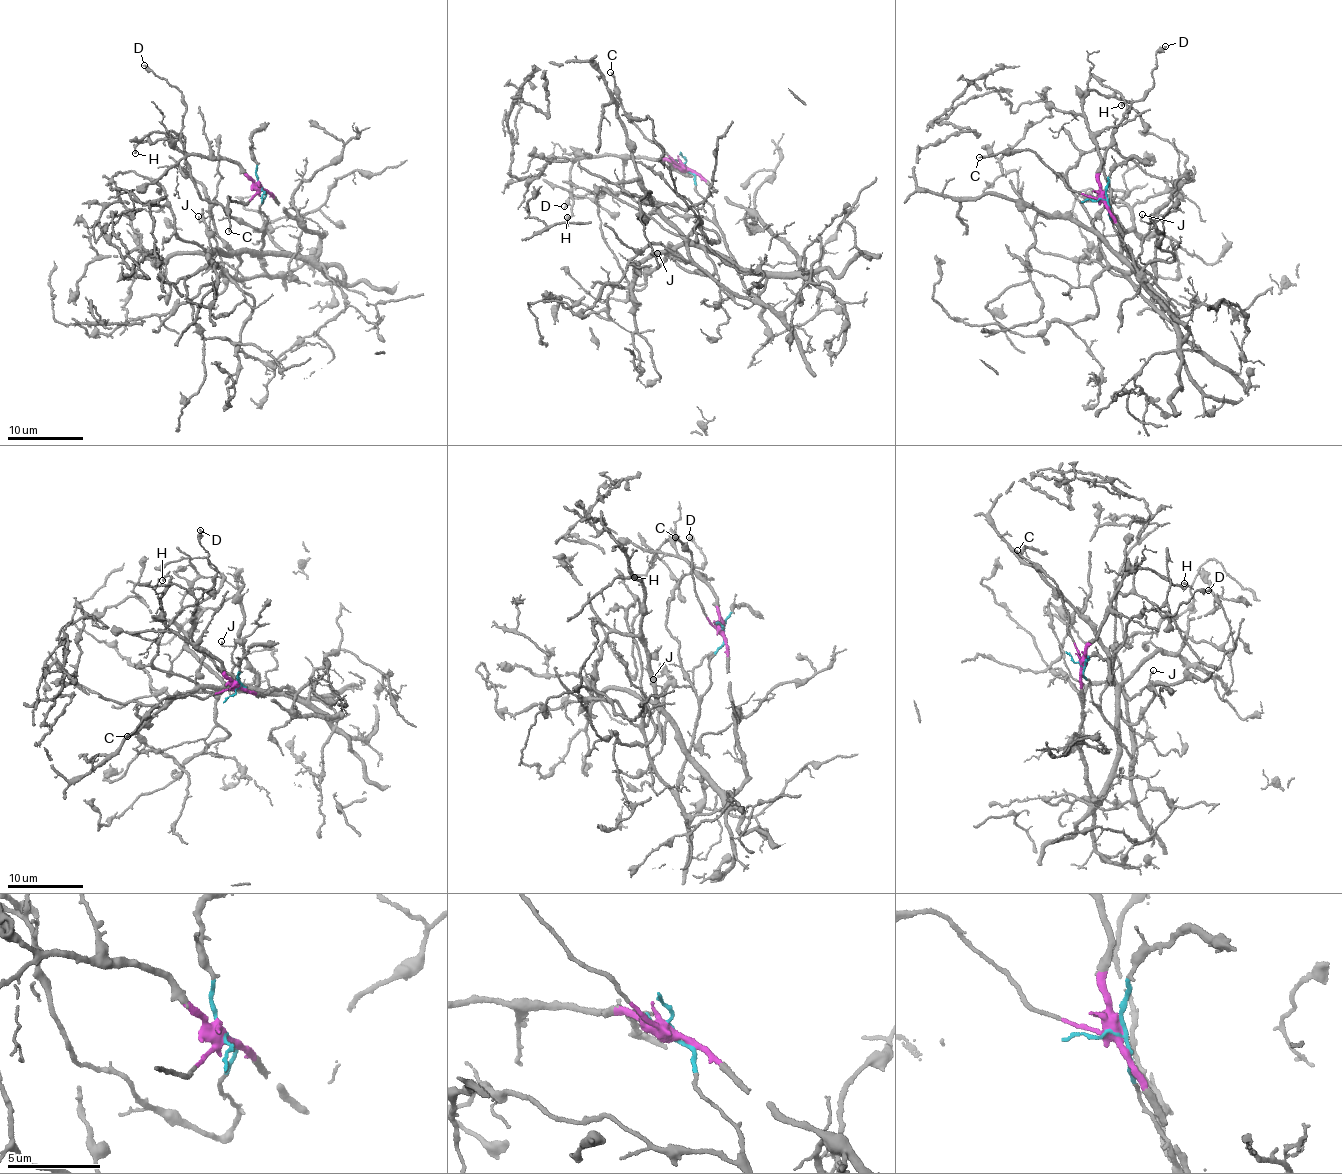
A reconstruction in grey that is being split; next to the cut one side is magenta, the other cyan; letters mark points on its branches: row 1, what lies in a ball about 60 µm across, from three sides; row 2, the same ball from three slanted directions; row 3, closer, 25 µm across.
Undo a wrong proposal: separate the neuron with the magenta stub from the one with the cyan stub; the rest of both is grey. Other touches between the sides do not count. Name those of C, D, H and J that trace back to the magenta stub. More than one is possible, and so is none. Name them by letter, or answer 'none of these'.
C, H

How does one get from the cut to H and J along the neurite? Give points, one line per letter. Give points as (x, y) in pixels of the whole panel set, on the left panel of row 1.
H: (260, 186), (236, 164), (185, 155), (168, 140), (147, 139), (137, 144), (135, 154)
J: (262, 186), (262, 273), (244, 279), (225, 271), (210, 218), (199, 216)

